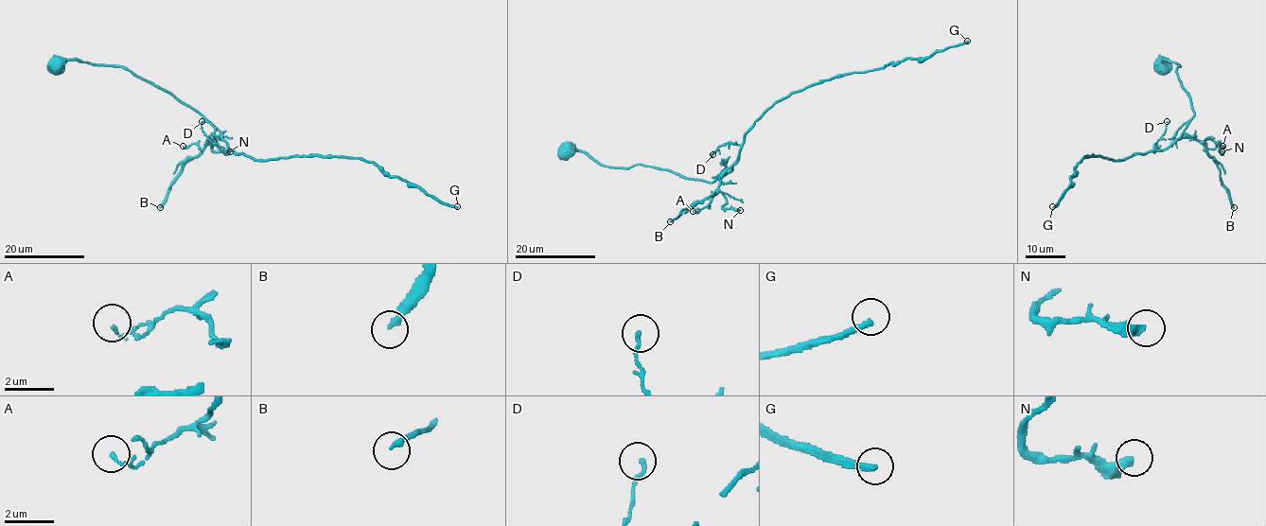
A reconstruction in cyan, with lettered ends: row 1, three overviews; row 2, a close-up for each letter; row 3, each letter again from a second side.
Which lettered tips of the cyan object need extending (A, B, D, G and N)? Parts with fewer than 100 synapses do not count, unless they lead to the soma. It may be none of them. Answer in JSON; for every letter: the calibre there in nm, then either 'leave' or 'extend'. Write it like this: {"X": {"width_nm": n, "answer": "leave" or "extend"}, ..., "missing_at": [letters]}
{"A": {"width_nm": 100, "answer": "leave"}, "B": {"width_nm": 240, "answer": "extend"}, "D": {"width_nm": 150, "answer": "leave"}, "G": {"width_nm": 240, "answer": "extend"}, "N": {"width_nm": 360, "answer": "leave"}, "missing_at": ["B", "G"]}

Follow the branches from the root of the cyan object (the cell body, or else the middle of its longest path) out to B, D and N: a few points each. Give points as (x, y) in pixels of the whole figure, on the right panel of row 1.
B: (1162, 65), (1163, 60), (1180, 65), (1178, 76), (1193, 111), (1180, 137), (1195, 137), (1204, 147), (1234, 207)
D: (1162, 65), (1163, 60), (1180, 65), (1178, 76), (1193, 117), (1178, 138), (1156, 149), (1167, 121)
N: (1162, 65), (1163, 60), (1180, 65), (1178, 76), (1193, 111), (1180, 137), (1210, 138), (1222, 151)

